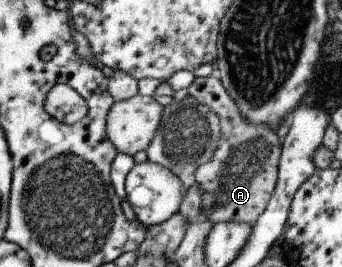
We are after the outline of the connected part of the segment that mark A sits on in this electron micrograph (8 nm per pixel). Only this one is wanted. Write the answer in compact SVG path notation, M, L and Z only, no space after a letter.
M216 74L194 79L189 97L209 106L220 119L221 137L212 158L195 171L202 191L204 214L214 223L247 222L253 225L265 211L278 180L282 144L276 131L265 124L249 123Z

